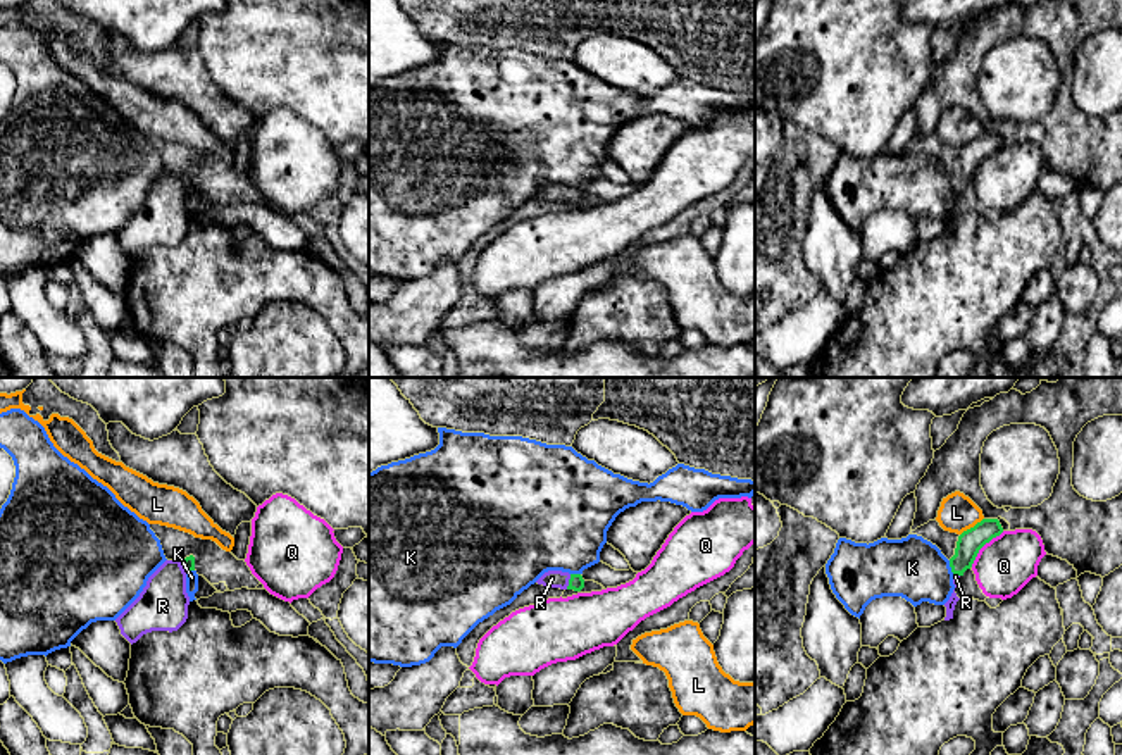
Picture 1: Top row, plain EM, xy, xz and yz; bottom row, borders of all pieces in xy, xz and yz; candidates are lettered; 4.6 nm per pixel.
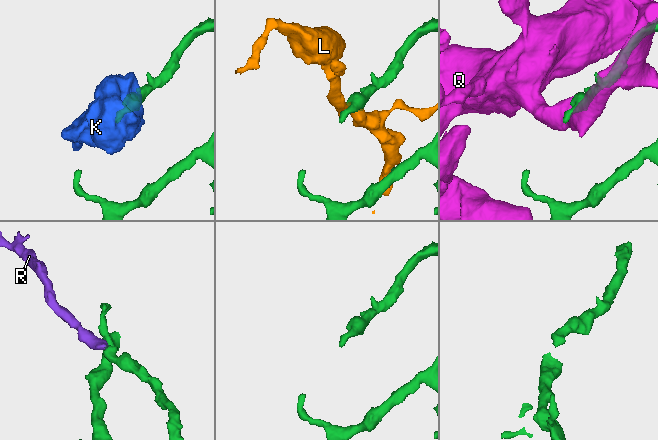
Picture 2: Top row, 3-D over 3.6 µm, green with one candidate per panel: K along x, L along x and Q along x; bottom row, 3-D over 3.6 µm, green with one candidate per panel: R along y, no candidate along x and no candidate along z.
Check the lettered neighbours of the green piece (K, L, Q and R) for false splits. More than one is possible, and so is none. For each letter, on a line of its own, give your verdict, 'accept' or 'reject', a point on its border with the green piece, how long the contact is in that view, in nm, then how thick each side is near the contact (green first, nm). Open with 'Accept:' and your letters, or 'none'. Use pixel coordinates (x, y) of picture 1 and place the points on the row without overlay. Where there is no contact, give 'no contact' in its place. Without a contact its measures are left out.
Accept: R
K: reject; meets green in yz at (950, 180); contact 70 nm long; 120 nm thick on the green side, 300 nm on the other
L: reject; meets green in yz at (971, 142); contact 140 nm long; 120 nm thick on the green side, 170 nm on the other
Q: reject; meets green in yz at (983, 159); contact 220 nm long; 120 nm thick on the green side, 260 nm on the other
R: accept; meets green in xz at (569, 195); contact 80 nm long; 70 nm thick on the green side, 80 nm on the other

